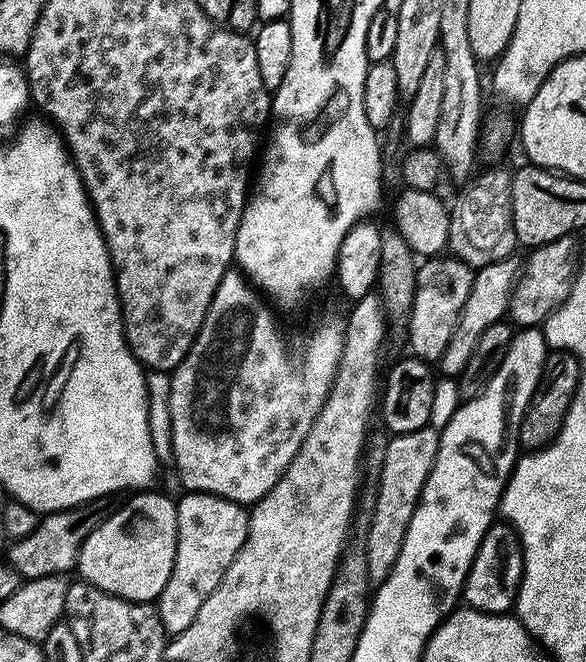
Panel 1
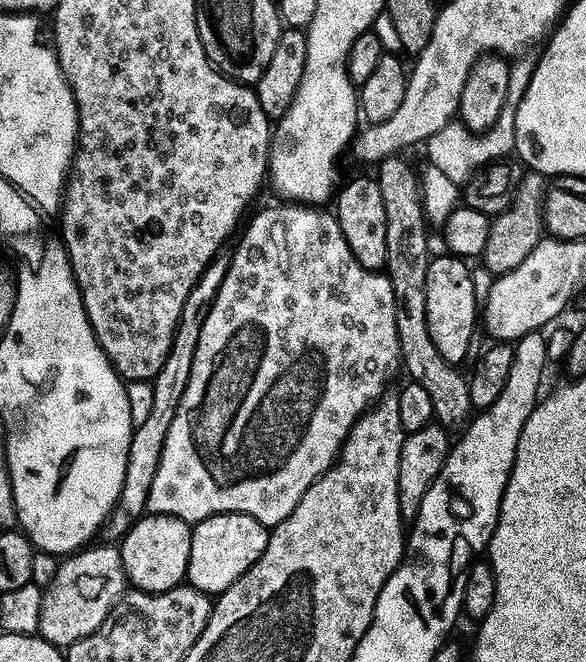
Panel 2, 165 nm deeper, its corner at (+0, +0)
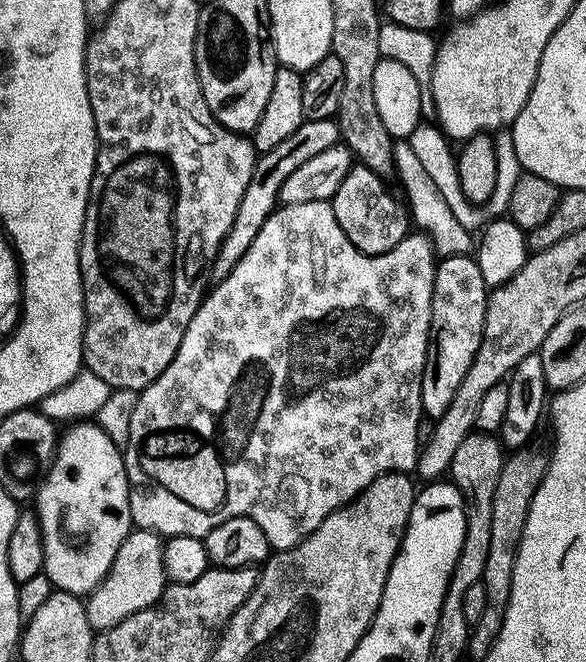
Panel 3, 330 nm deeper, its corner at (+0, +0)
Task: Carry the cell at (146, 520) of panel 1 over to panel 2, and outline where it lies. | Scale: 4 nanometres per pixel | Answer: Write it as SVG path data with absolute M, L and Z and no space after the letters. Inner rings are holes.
M145 515L119 545L124 572L133 589L142 592L169 592L187 581L193 525L173 516Z

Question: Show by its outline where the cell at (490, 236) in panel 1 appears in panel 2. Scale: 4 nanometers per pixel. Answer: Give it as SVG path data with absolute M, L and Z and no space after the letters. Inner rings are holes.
M529 171L523 183L515 189L511 208L491 221L487 231L488 241L482 253L489 277L505 276L518 270L518 266L522 266L522 262L526 262L526 258L530 258L541 240L545 239L544 195L548 193L549 187L549 181L539 172Z

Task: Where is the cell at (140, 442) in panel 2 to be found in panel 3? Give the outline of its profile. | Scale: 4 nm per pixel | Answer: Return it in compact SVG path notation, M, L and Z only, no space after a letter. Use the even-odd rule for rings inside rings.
M335 119L324 121L307 121L291 138L286 138L282 146L274 146L274 150L263 153L257 159L254 178L246 190L246 198L242 198L242 206L238 210L238 218L230 230L230 234L224 239L224 244L220 247L220 253L216 255L214 265L215 279L222 281L246 258L250 246L254 246L254 238L262 234L262 226L278 211L282 186L294 175L297 170L302 170L310 158L318 158L318 154L323 154L325 150L330 150L335 144L341 143L340 126Z

